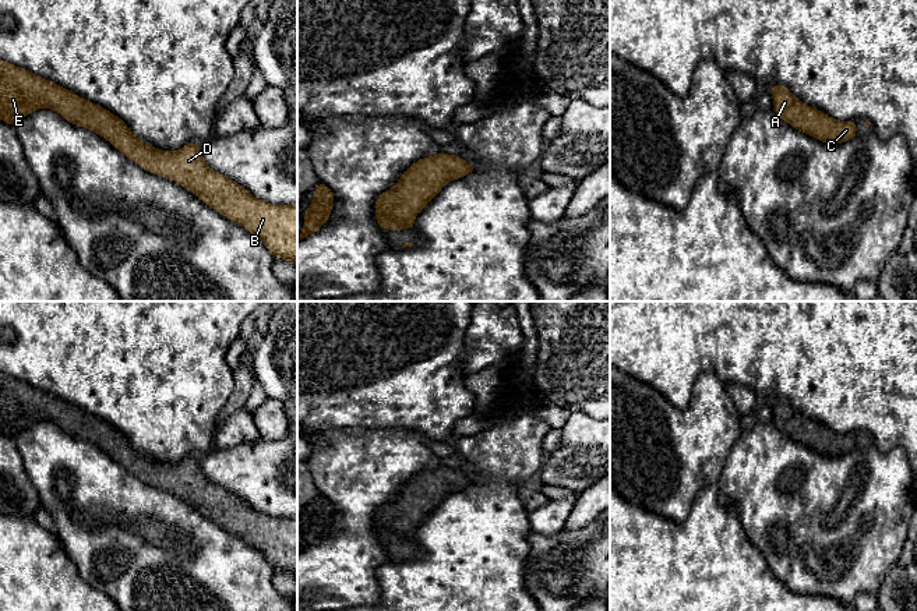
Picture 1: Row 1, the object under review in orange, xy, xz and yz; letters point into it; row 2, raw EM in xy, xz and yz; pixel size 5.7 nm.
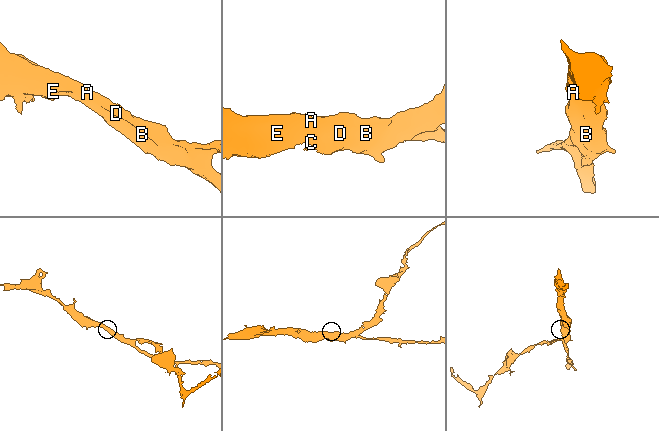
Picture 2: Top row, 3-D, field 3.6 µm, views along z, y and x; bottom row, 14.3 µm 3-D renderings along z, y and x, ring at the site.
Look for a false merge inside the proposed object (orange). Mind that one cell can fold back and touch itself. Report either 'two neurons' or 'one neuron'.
one neuron

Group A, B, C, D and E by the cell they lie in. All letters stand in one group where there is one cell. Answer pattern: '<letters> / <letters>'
A B C D E

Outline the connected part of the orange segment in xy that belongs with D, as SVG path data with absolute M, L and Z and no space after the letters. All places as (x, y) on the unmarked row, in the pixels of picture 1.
M0 371L0 431L3 435L15 438L20 431L42 420L52 421L64 432L99 446L147 484L179 495L207 518L246 540L265 557L274 571L290 572L297 580L297 518L276 518L255 511L240 497L211 481L201 469L198 455L188 455L173 465L156 462L151 456L138 452L127 437L109 423L35 388L27 381Z

